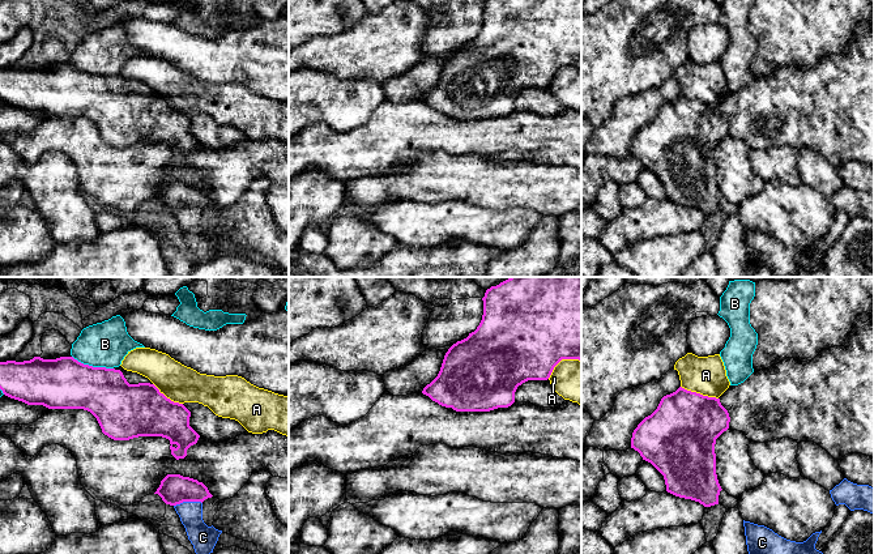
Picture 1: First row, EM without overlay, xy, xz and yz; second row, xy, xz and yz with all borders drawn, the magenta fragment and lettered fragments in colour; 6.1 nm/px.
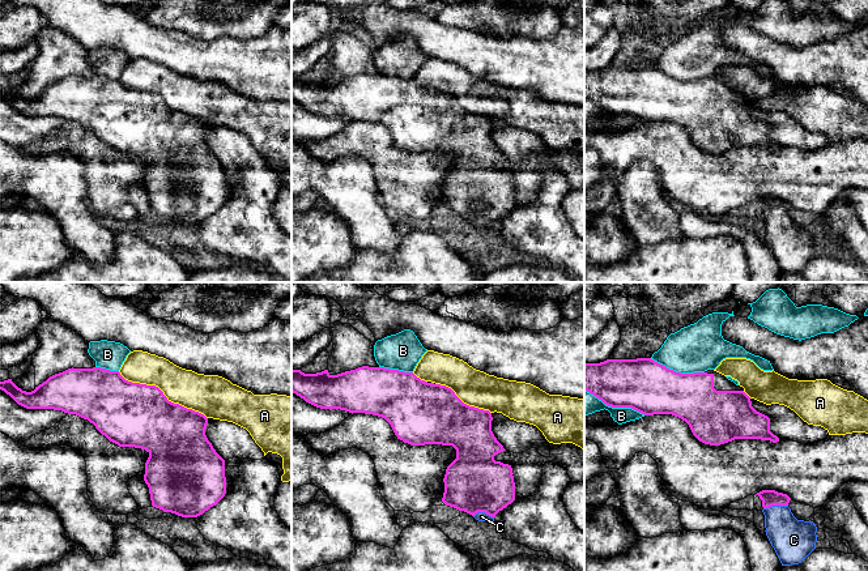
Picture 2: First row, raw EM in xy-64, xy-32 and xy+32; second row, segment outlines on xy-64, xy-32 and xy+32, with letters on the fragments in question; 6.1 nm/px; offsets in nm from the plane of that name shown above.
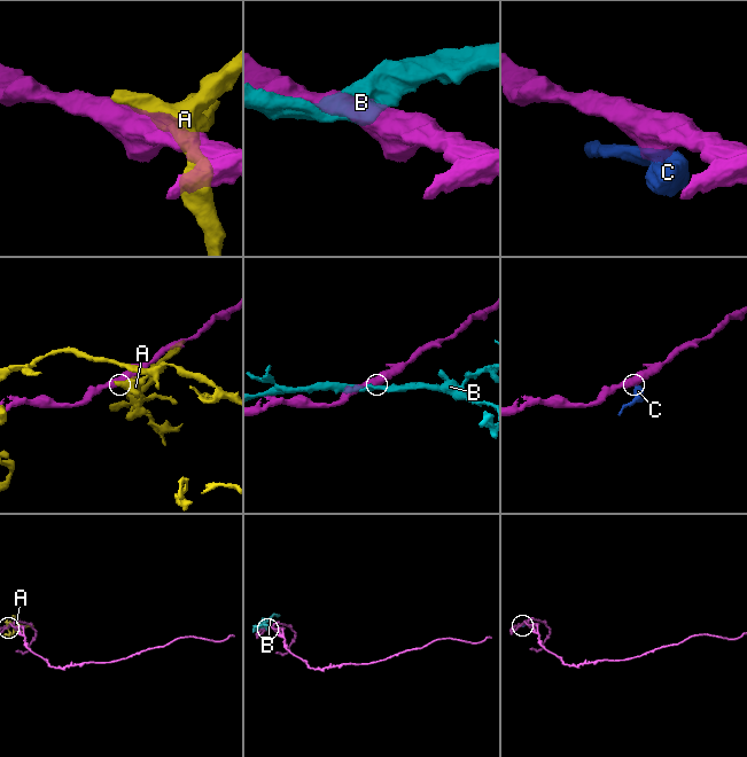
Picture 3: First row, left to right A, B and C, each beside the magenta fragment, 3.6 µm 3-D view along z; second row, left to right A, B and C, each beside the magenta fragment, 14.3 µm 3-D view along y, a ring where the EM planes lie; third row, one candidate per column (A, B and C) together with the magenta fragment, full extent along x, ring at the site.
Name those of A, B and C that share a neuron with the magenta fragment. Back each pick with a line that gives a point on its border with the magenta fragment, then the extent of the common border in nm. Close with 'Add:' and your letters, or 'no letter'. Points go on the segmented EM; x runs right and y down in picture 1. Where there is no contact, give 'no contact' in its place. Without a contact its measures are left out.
C: contact xy (187, 501); length 180 nm
Add: C

